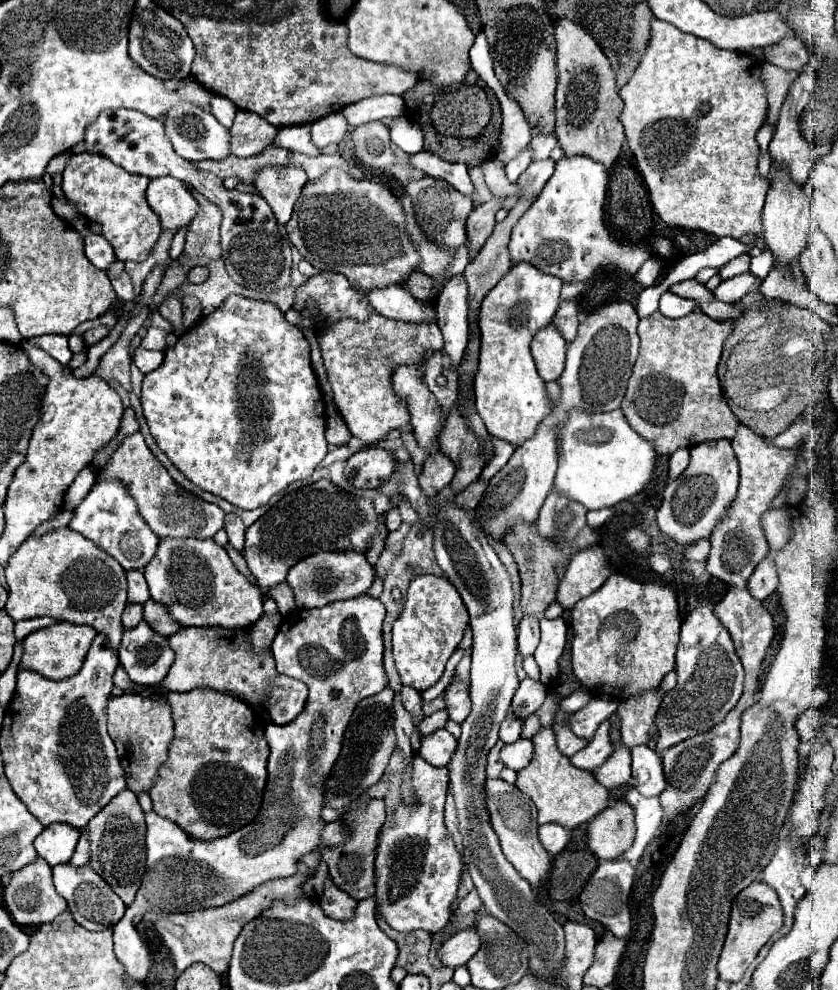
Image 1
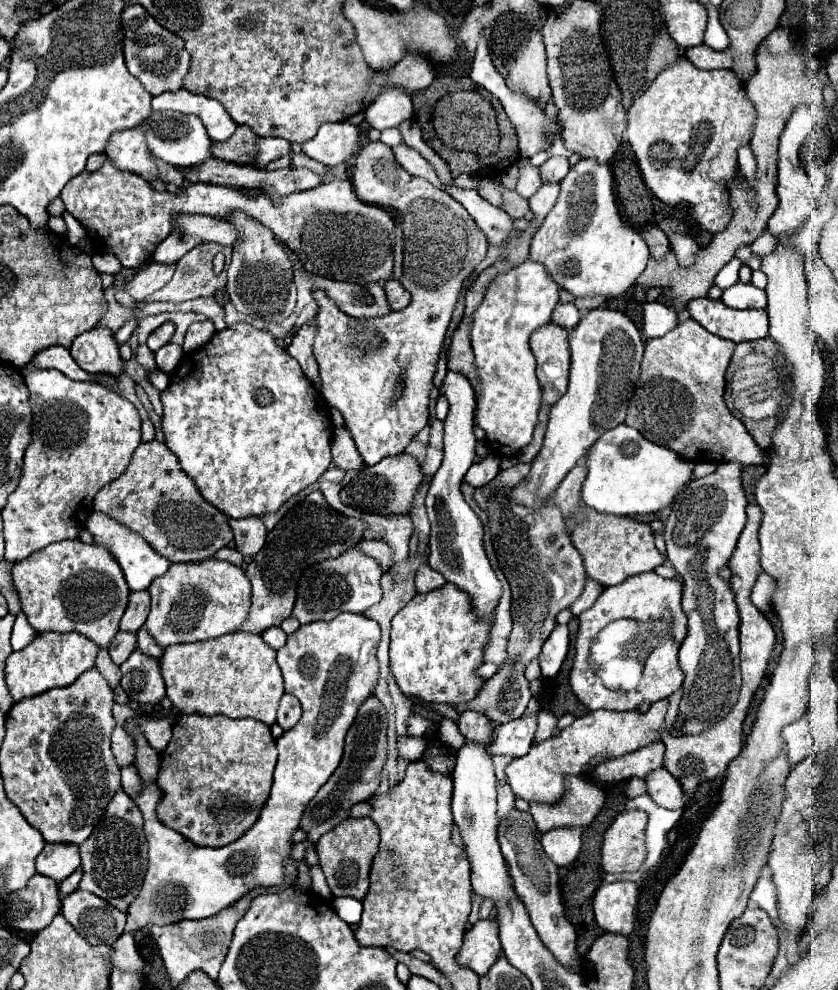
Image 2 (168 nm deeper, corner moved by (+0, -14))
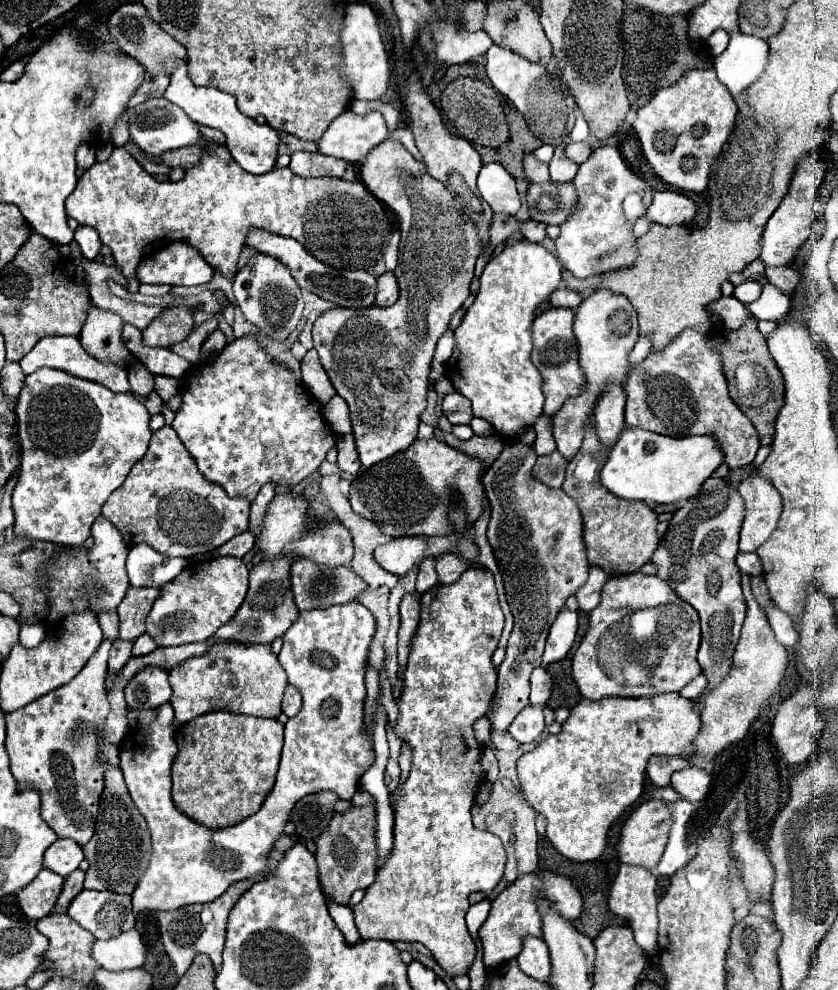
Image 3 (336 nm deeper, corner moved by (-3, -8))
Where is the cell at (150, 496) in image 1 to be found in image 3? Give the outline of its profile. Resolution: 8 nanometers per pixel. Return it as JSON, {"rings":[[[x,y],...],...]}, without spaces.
{"rings":[[[163,426],[161,430],[153,432],[147,454],[133,466],[127,480],[117,490],[111,492],[109,500],[101,508],[101,514],[121,532],[125,532],[123,540],[127,546],[145,542],[165,556],[183,556],[183,558],[211,552],[223,546],[233,536],[243,534],[247,530],[247,512],[249,502],[245,502],[245,498],[229,498],[221,486],[207,482],[199,474],[195,460],[181,444],[171,426]]]}

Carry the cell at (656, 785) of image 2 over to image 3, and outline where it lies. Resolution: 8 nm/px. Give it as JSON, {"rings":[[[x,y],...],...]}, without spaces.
{"rings":[[[699,768],[677,770],[677,774],[673,774],[671,778],[671,788],[677,790],[677,794],[683,800],[689,800],[689,802],[701,800],[707,794],[709,784],[711,784],[711,776]]]}

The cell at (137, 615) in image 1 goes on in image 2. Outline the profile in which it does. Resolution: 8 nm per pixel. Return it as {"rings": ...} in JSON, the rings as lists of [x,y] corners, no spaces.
{"rings":[[[118,632],[108,646],[108,652],[112,662],[120,666],[134,652],[134,648],[136,648],[136,636],[130,632]]]}

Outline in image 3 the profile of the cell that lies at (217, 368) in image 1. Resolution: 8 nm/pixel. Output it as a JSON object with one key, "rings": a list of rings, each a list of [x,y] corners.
{"rings":[[[255,334],[235,338],[221,352],[187,370],[181,384],[181,406],[171,426],[209,482],[219,484],[231,498],[243,496],[249,502],[269,482],[273,486],[297,486],[315,474],[325,462],[327,452],[335,448],[335,434],[325,426],[321,404],[305,390],[293,370],[267,354]]]}

